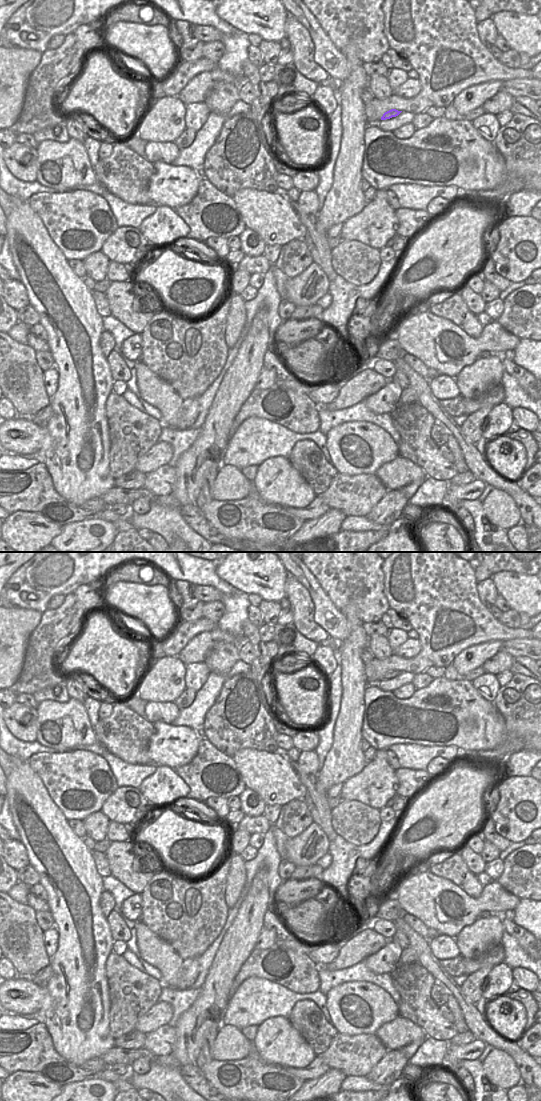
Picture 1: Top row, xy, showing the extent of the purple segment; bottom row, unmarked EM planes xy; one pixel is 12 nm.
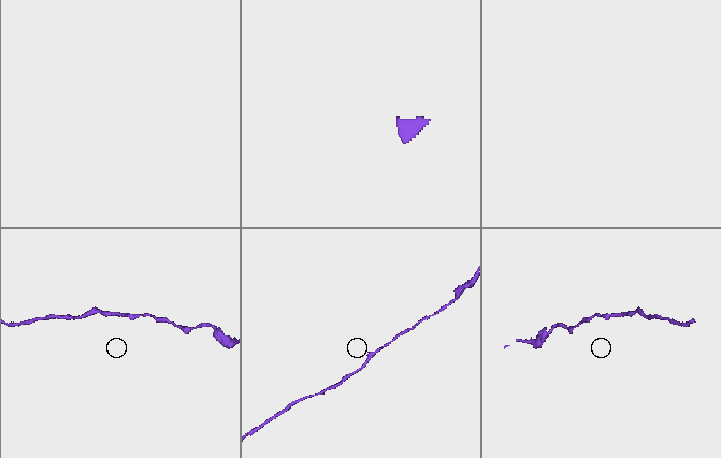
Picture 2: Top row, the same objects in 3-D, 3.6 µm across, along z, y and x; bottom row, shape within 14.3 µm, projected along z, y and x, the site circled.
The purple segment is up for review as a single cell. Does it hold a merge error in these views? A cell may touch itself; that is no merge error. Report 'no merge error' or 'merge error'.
no merge error

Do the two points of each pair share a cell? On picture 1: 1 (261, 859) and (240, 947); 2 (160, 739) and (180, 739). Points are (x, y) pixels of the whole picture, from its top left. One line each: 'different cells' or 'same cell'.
1: different cells
2: same cell

